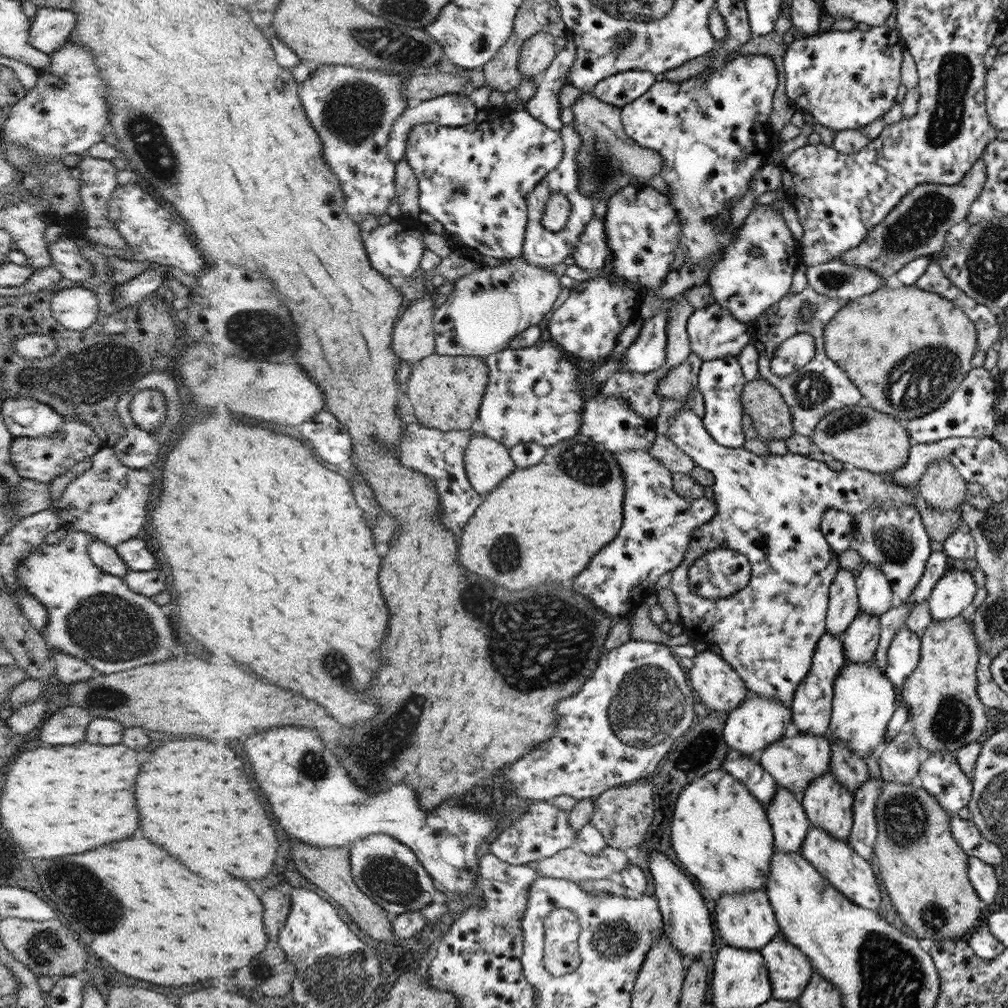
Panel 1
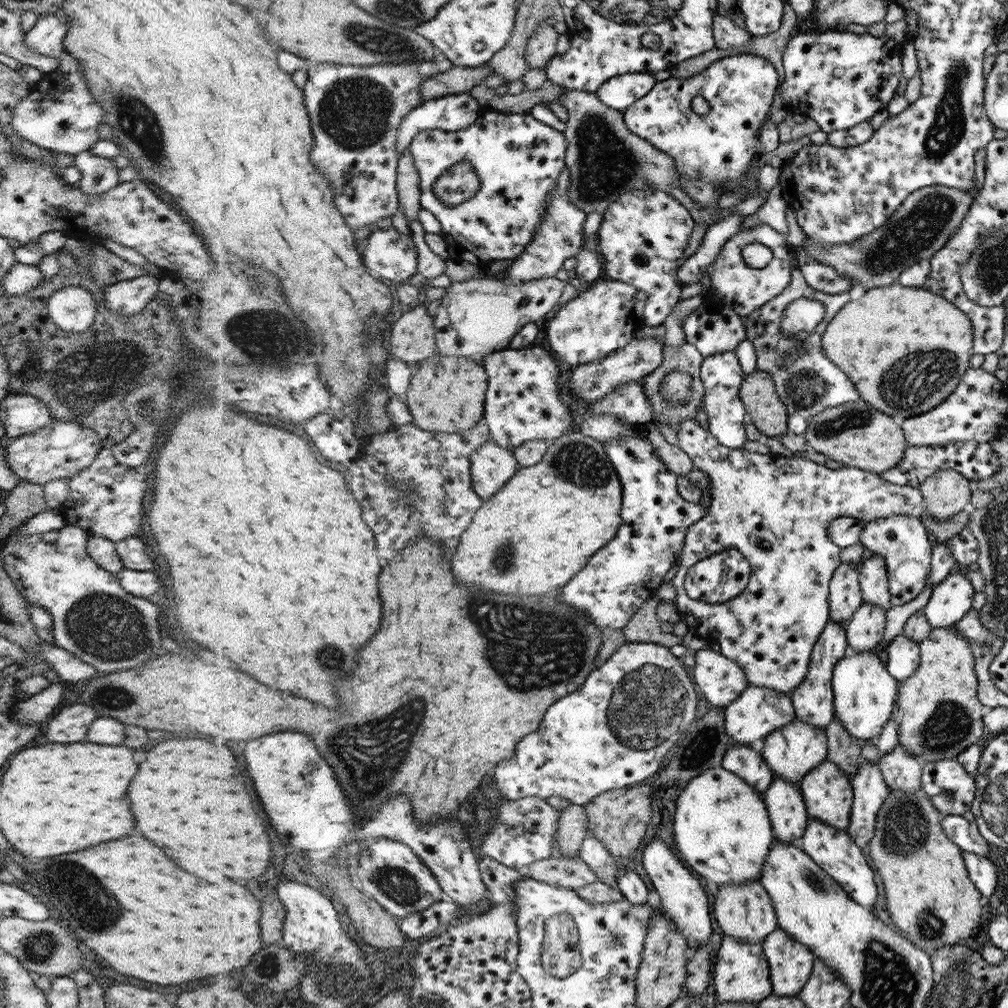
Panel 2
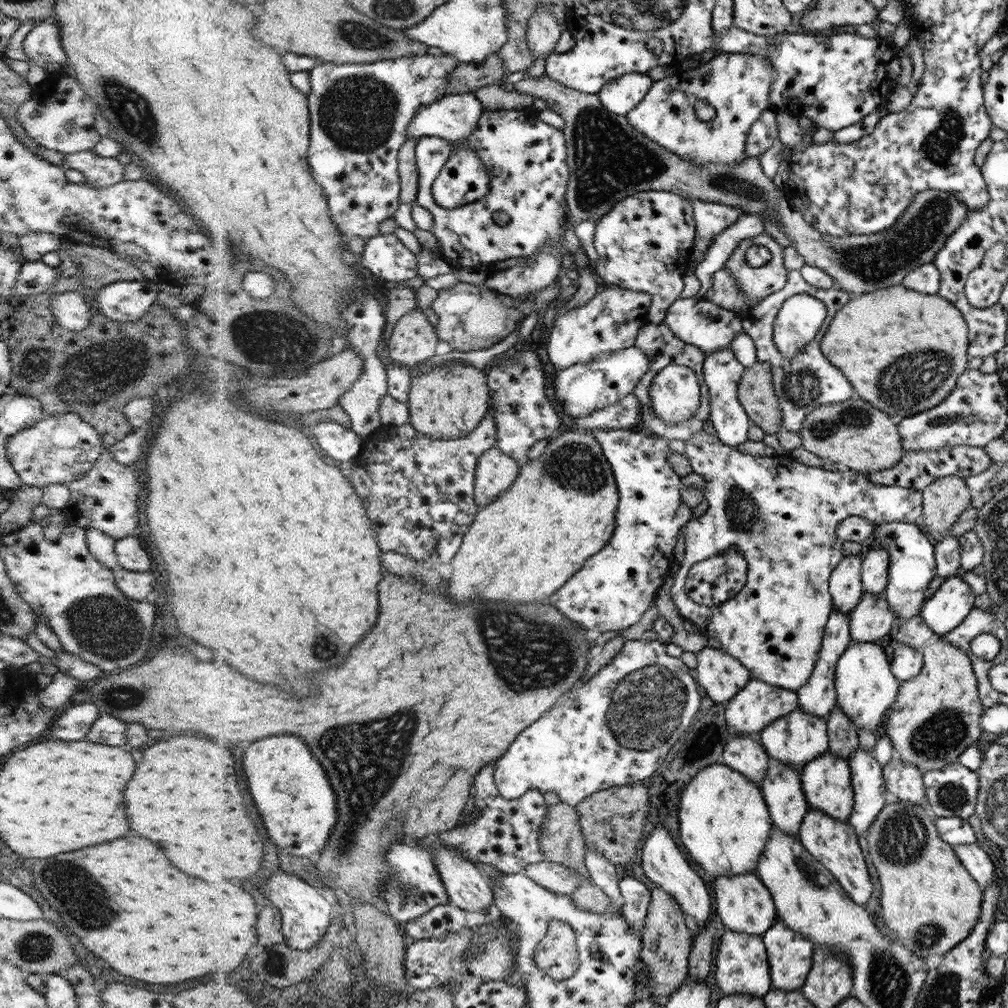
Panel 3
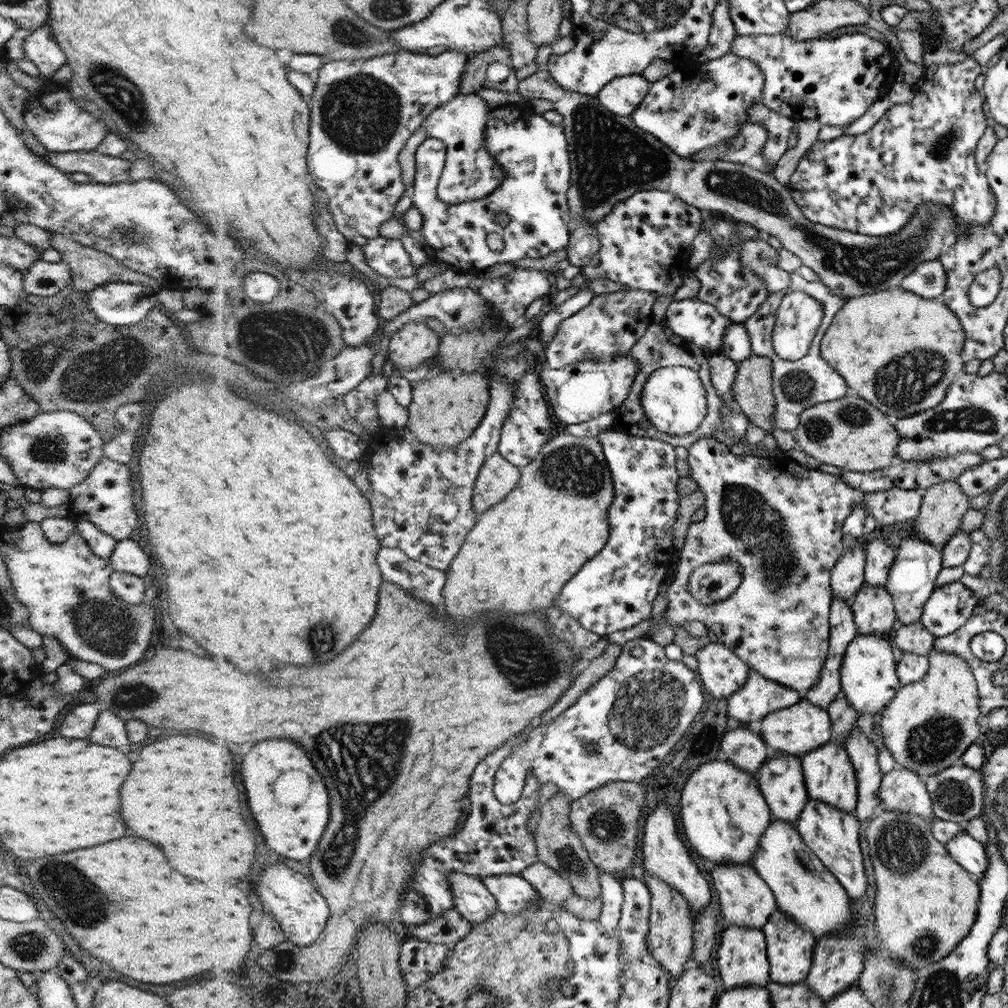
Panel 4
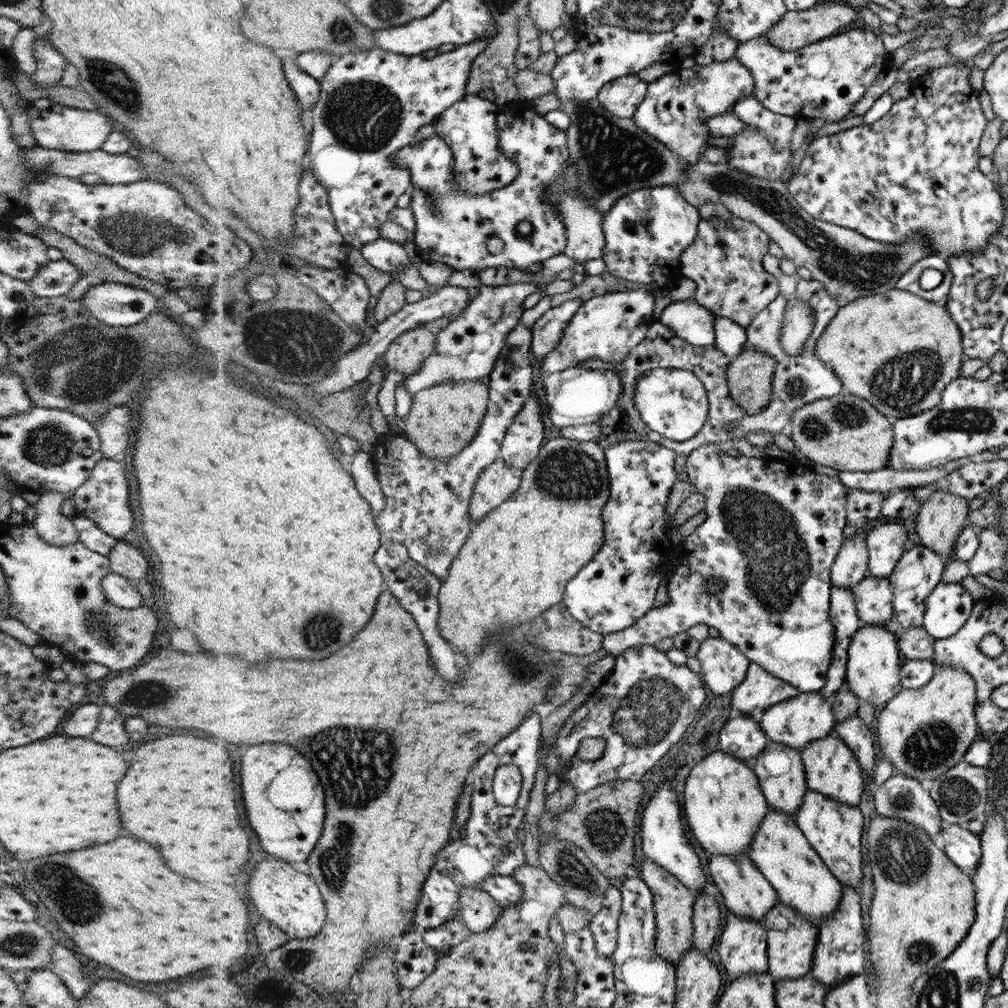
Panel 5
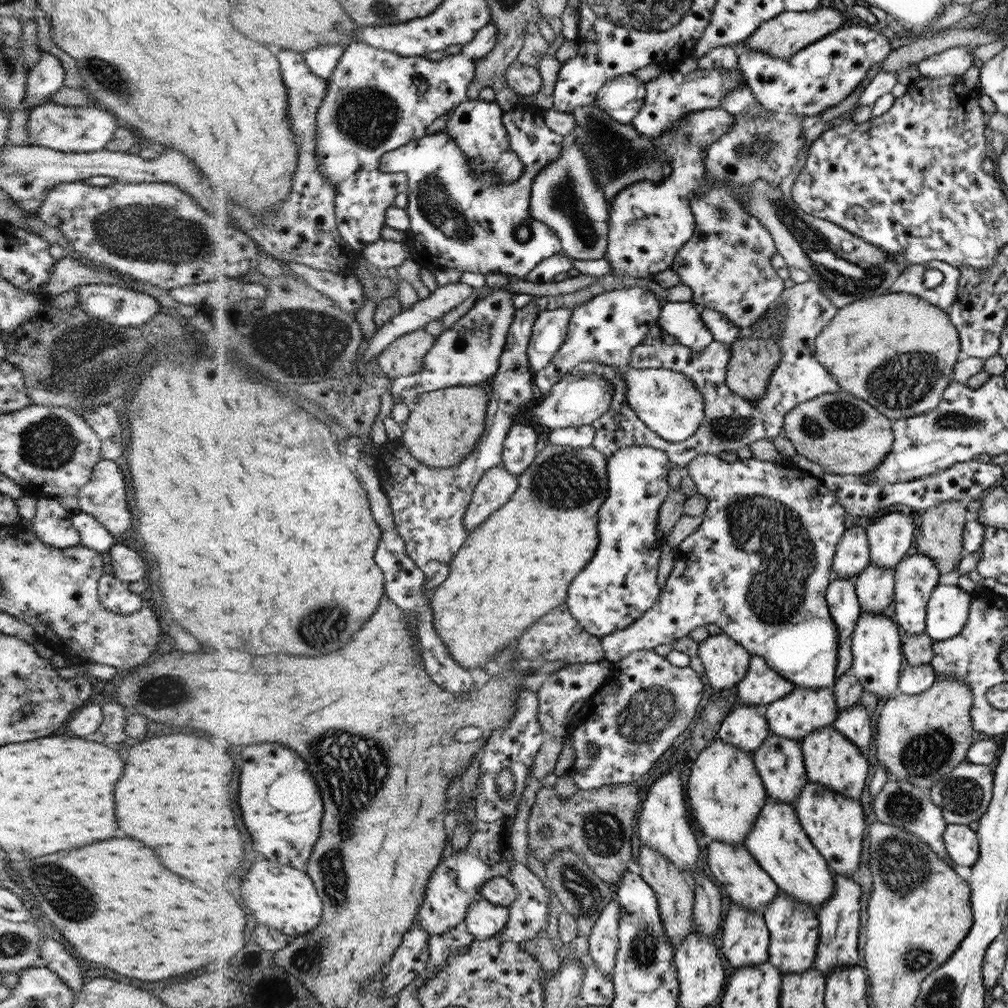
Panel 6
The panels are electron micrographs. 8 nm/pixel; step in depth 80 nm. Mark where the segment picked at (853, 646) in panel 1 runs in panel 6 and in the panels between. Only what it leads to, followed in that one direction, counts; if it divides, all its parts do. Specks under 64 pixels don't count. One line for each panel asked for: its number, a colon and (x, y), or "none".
2: (865, 629)
3: (871, 620)
4: (873, 609)
5: (873, 595)
6: (875, 585)

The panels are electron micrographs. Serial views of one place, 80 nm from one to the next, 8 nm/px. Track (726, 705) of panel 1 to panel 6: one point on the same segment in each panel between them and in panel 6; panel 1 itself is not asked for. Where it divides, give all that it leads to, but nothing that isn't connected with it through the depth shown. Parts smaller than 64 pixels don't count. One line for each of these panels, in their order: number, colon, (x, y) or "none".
2: (721, 681)
3: (722, 676)
4: (723, 672)
5: (724, 667)
6: (725, 661)

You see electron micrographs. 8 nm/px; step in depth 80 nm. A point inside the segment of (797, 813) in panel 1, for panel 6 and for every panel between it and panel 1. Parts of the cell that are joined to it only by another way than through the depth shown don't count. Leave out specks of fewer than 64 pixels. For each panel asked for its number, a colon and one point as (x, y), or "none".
2: (788, 810)
3: (782, 786)
4: (780, 777)
5: (780, 769)
6: (779, 759)

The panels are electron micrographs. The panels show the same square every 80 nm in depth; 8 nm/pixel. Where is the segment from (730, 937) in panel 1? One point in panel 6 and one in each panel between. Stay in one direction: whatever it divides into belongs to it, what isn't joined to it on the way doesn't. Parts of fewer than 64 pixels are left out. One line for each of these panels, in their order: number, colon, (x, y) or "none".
2: (746, 912)
3: (744, 904)
4: (745, 899)
5: (746, 892)
6: (746, 883)

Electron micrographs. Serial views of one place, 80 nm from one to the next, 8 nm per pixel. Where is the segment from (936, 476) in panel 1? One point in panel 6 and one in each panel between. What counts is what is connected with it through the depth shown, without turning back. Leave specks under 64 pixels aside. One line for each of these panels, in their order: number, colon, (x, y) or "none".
2: (947, 492)
3: (946, 498)
4: (944, 504)
5: (941, 518)
6: (940, 536)

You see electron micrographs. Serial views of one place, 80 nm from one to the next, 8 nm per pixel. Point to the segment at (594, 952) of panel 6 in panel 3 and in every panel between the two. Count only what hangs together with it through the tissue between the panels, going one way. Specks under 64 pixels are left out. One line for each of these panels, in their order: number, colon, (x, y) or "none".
3: (604, 875)
4: (611, 898)
5: (603, 926)

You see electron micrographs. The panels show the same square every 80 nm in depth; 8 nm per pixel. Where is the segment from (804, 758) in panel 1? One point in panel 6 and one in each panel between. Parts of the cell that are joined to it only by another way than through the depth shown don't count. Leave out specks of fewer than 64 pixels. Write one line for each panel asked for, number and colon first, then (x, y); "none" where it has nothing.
2: (791, 751)
3: (796, 739)
4: (801, 728)
5: (809, 716)
6: (804, 710)

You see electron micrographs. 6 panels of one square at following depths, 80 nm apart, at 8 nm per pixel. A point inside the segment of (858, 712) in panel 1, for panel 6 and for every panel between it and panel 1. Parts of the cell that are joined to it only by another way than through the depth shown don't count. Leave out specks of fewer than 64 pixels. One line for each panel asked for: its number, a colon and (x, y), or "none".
2: (863, 688)
3: (866, 685)
4: (868, 678)
5: (873, 665)
6: (877, 649)

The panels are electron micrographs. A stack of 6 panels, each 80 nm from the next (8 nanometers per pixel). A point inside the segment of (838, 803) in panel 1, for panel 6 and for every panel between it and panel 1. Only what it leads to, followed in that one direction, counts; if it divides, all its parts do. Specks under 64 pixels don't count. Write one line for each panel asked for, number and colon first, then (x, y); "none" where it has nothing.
2: (828, 792)
3: (826, 780)
4: (830, 776)
5: (832, 768)
6: (833, 760)

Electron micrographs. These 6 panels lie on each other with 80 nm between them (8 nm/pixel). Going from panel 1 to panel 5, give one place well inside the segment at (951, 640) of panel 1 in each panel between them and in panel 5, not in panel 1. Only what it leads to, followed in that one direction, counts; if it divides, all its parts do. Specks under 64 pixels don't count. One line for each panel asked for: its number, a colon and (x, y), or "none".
2: (939, 716)
3: (935, 718)
4: (928, 725)
5: (923, 732)

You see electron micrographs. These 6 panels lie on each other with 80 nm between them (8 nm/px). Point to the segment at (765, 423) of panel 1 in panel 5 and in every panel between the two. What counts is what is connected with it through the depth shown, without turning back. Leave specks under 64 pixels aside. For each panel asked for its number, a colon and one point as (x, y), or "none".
2: (765, 408)
3: (756, 391)
4: (754, 386)
5: (750, 376)

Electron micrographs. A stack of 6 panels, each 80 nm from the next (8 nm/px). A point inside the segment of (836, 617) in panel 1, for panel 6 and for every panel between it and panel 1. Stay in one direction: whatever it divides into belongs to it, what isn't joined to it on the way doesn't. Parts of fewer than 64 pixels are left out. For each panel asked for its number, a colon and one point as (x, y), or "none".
2: (845, 593)
3: (846, 588)
4: (847, 577)
5: (851, 564)
6: (852, 555)

